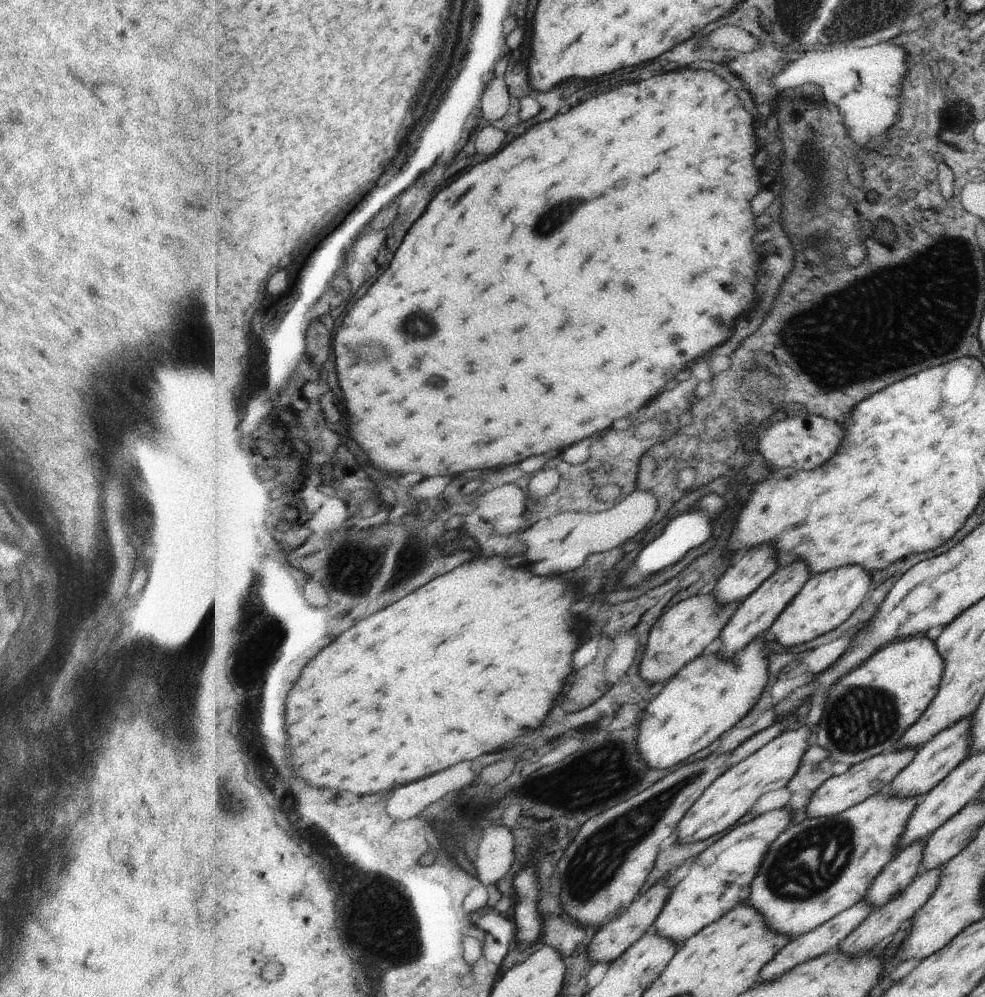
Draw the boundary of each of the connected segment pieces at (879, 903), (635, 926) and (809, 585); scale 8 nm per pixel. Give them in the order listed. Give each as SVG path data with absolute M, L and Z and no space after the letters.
M927 839L914 842L912 846L906 846L902 852L897 852L882 868L881 874L873 881L866 896L872 911L882 908L886 902L896 898L900 892L904 892L916 878L921 870L922 855L925 854Z
M671 872L658 878L657 882L652 885L647 892L639 895L624 912L620 912L614 920L610 920L602 925L592 937L592 942L588 948L588 958L592 962L611 962L624 955L637 940L654 927L658 915L661 914L665 903L668 902L672 888L669 887L668 880L671 877Z
M846 566L824 574L814 574L796 594L792 604L788 604L778 620L770 626L770 634L774 634L772 639L778 640L786 648L792 648L838 628L864 602L869 595L870 584L870 576L860 566Z

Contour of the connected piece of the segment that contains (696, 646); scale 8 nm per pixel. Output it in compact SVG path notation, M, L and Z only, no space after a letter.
M694 596L668 610L649 632L642 661L638 663L640 676L653 684L662 682L660 678L666 678L668 674L678 674L688 662L698 658L706 650L706 646L717 640L736 608L738 604L732 604L728 608L716 606L712 596Z

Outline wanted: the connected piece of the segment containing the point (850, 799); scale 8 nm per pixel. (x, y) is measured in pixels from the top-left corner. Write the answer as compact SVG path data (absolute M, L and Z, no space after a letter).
M916 746L916 748L892 750L888 753L876 755L873 758L852 765L847 772L840 774L840 776L830 777L824 784L818 787L818 790L810 798L807 816L809 818L816 818L816 816L820 818L820 816L829 816L830 814L840 814L840 812L852 808L854 804L864 802L872 794L885 790L890 782L914 760L914 756L916 756L919 748L920 746Z

